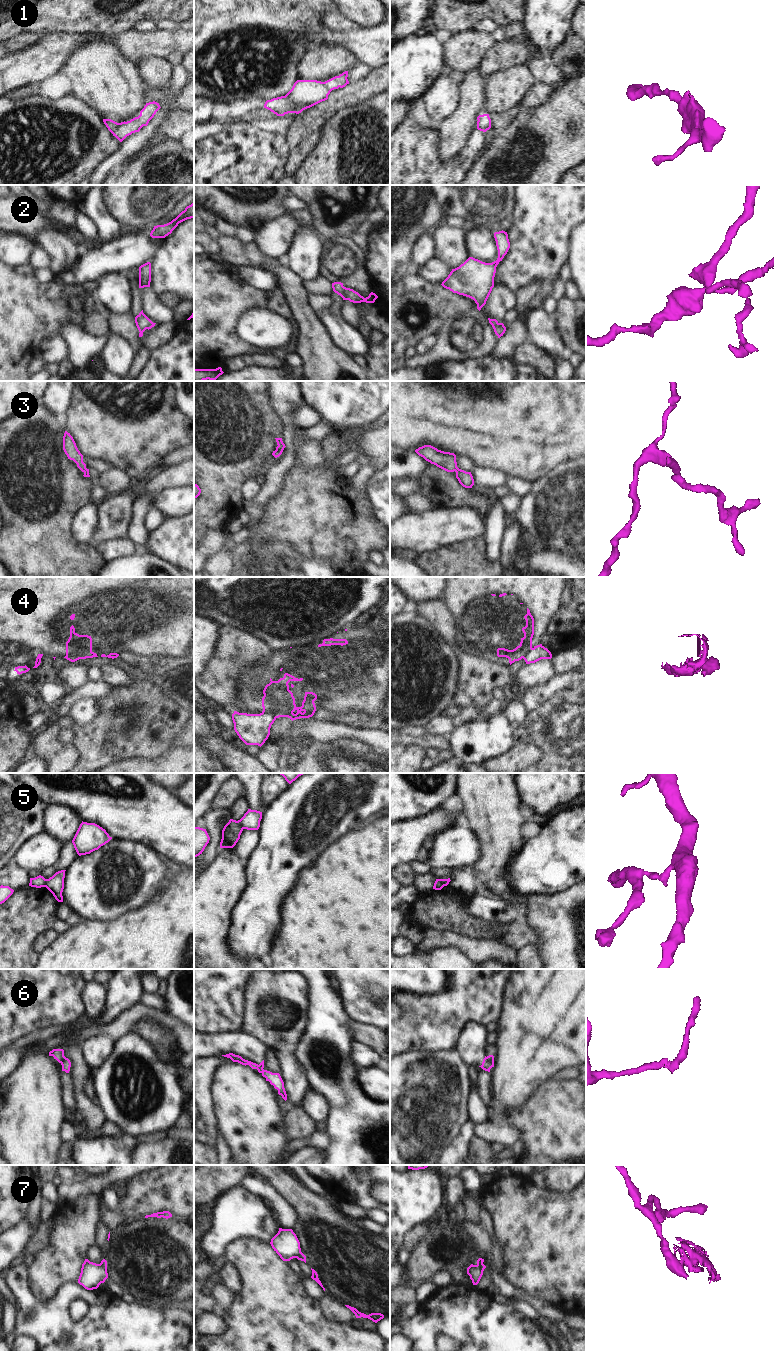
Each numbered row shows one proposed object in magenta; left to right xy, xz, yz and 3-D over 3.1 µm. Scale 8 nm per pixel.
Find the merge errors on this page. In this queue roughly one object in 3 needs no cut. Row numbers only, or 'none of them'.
2, 4, 5, 6, 7

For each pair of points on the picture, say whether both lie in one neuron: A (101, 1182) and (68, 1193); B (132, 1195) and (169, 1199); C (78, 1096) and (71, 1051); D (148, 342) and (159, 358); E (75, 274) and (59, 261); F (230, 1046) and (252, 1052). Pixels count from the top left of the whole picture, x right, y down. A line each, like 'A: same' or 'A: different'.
A: same
B: same
C: same
D: different
E: different
F: same

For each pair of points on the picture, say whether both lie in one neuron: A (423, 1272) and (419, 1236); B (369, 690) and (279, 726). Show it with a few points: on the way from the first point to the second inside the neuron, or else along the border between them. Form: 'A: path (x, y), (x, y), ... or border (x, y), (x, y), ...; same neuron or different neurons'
A: border (430, 1232), (410, 1251); different neurons
B: border (276, 717), (289, 717), (292, 720); different neurons

